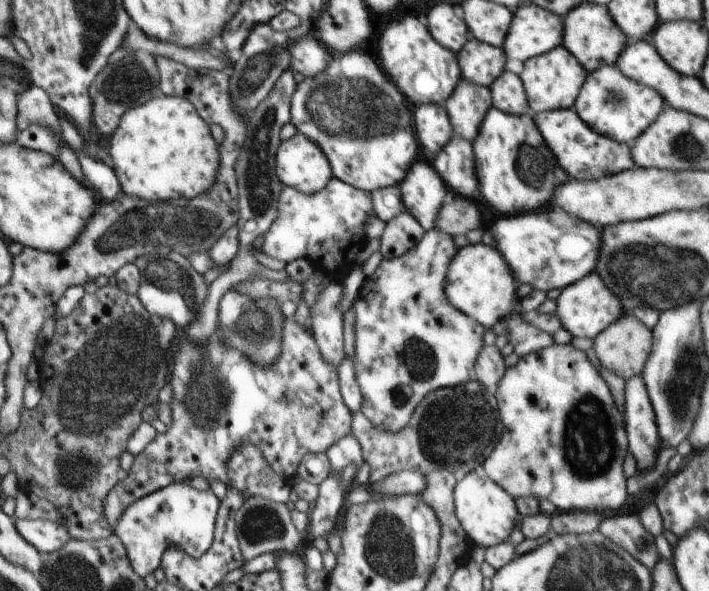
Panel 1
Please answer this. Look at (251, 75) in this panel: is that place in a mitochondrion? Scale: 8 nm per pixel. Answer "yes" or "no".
yes

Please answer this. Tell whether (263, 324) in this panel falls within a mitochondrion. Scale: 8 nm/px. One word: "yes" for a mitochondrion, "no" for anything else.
yes

